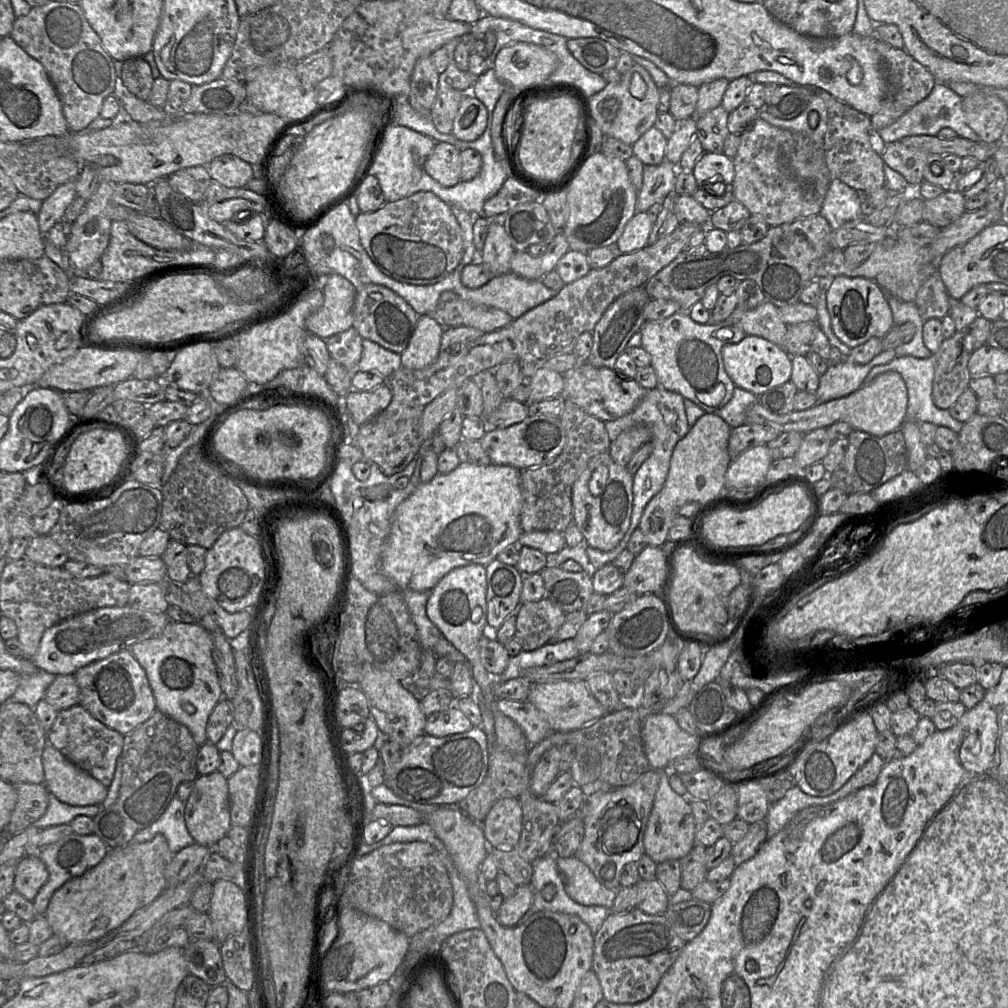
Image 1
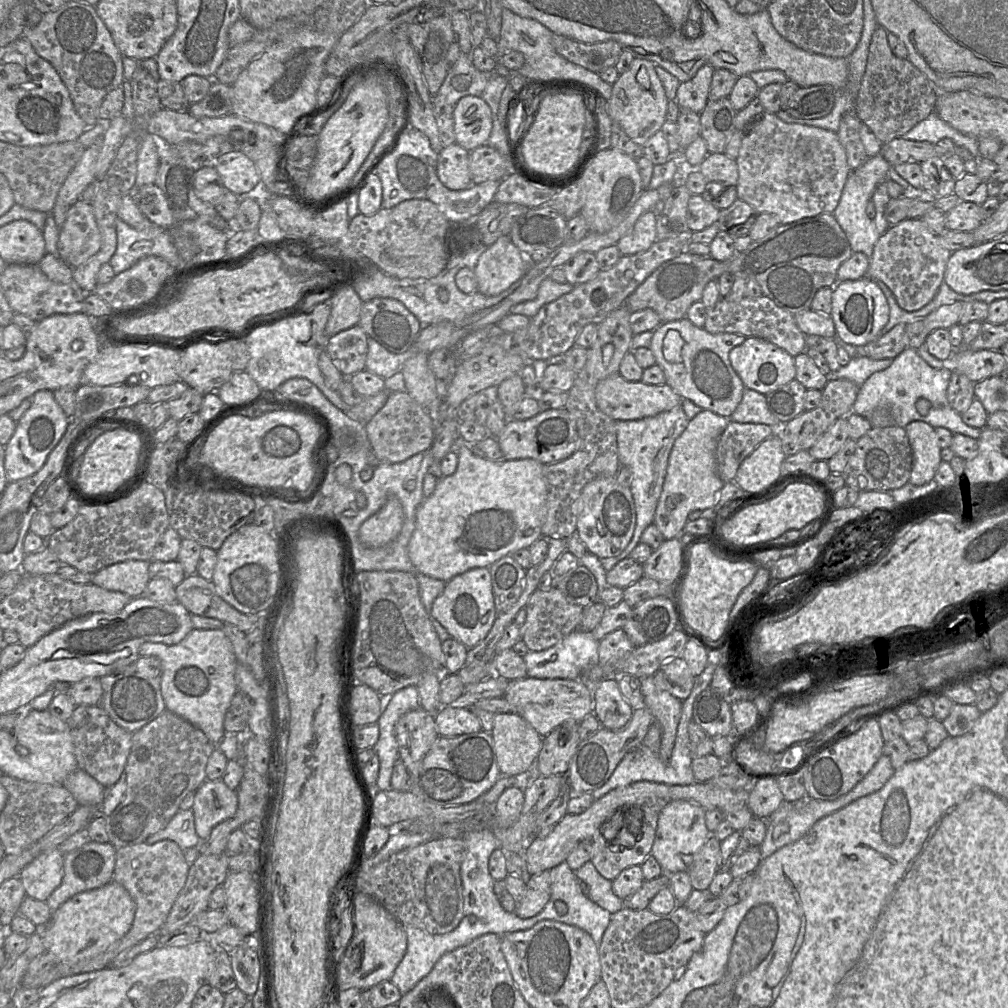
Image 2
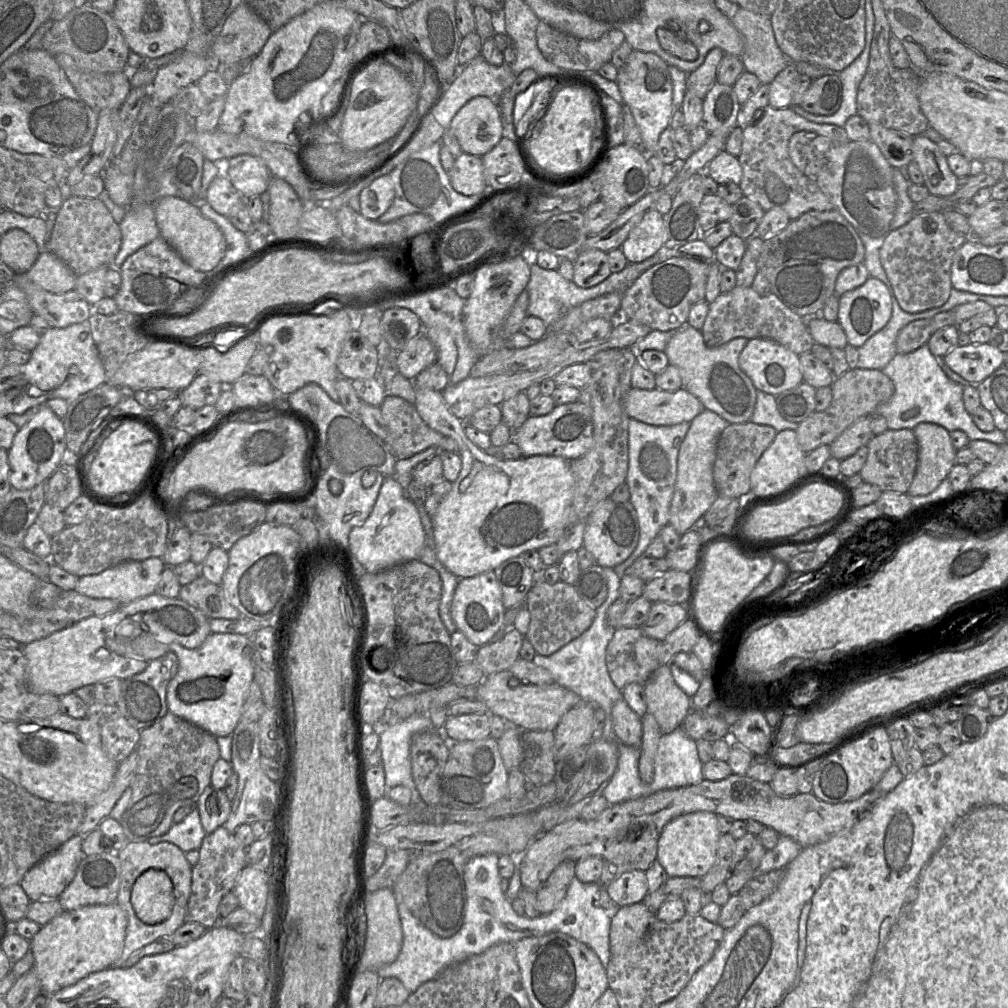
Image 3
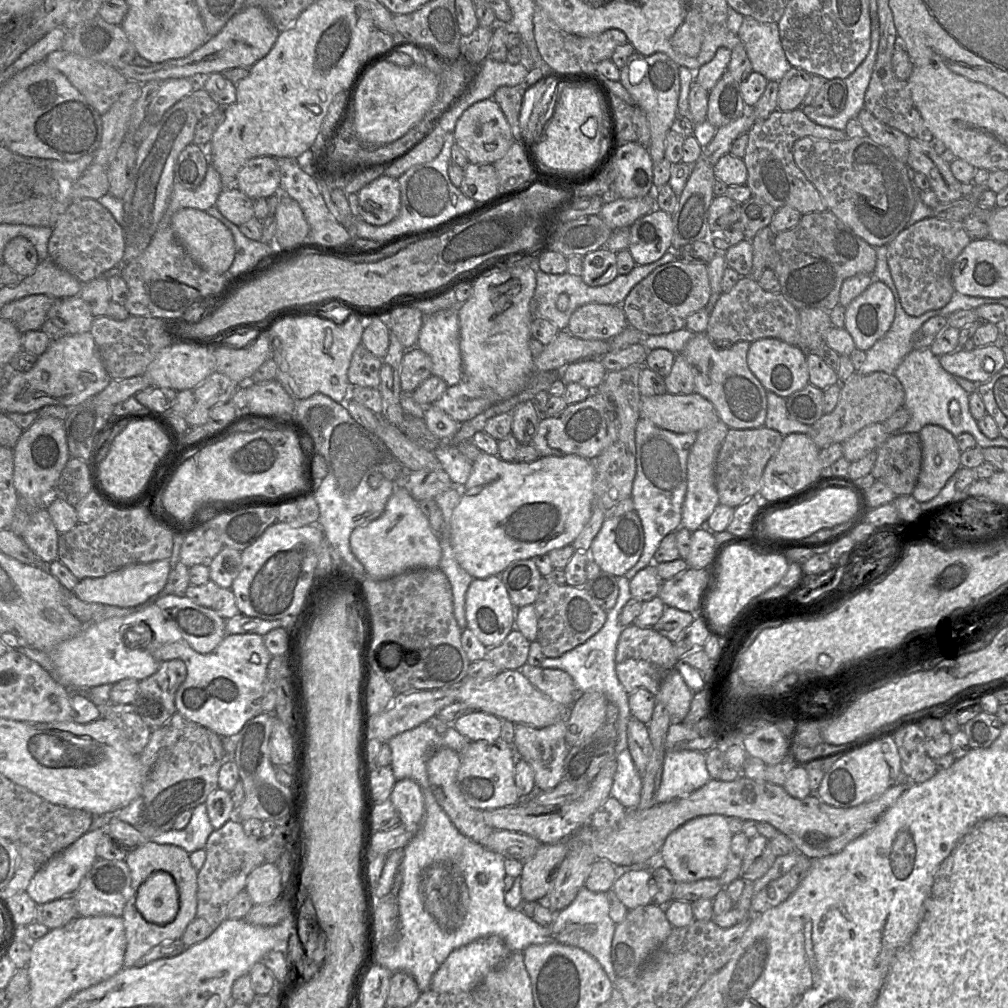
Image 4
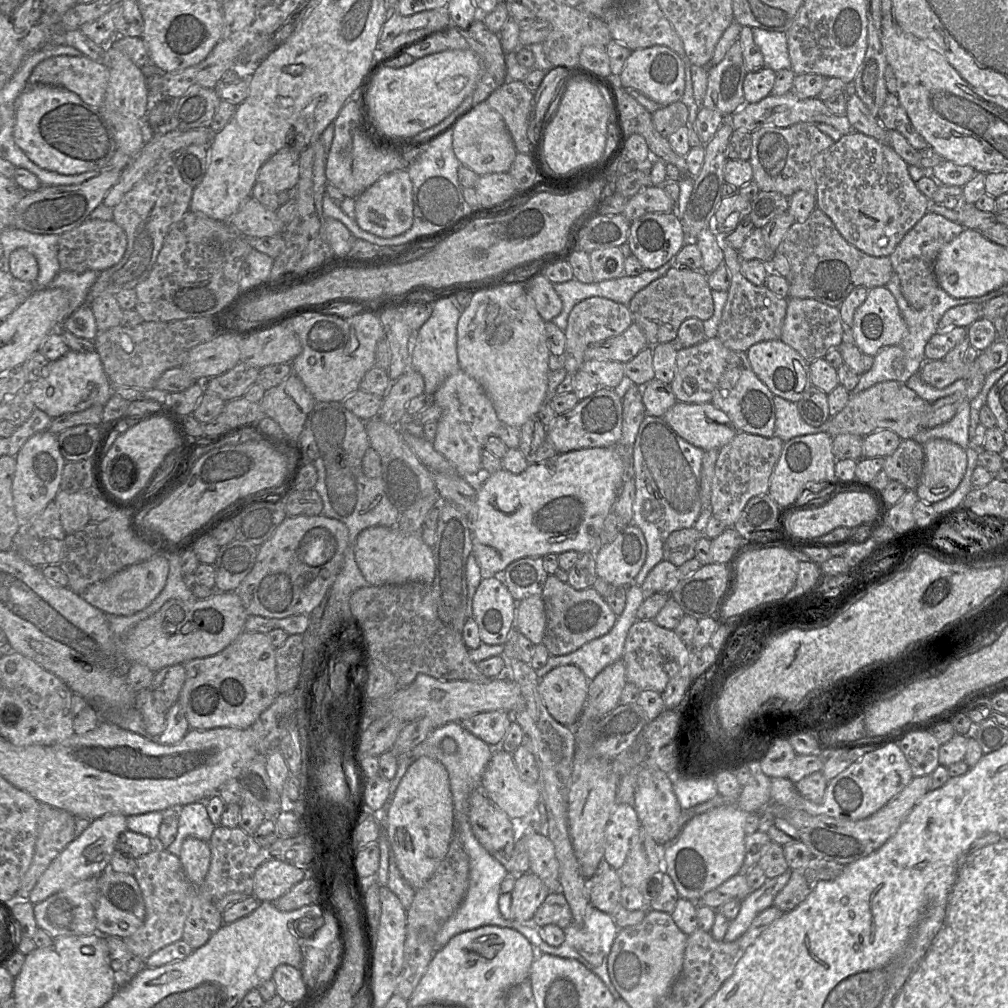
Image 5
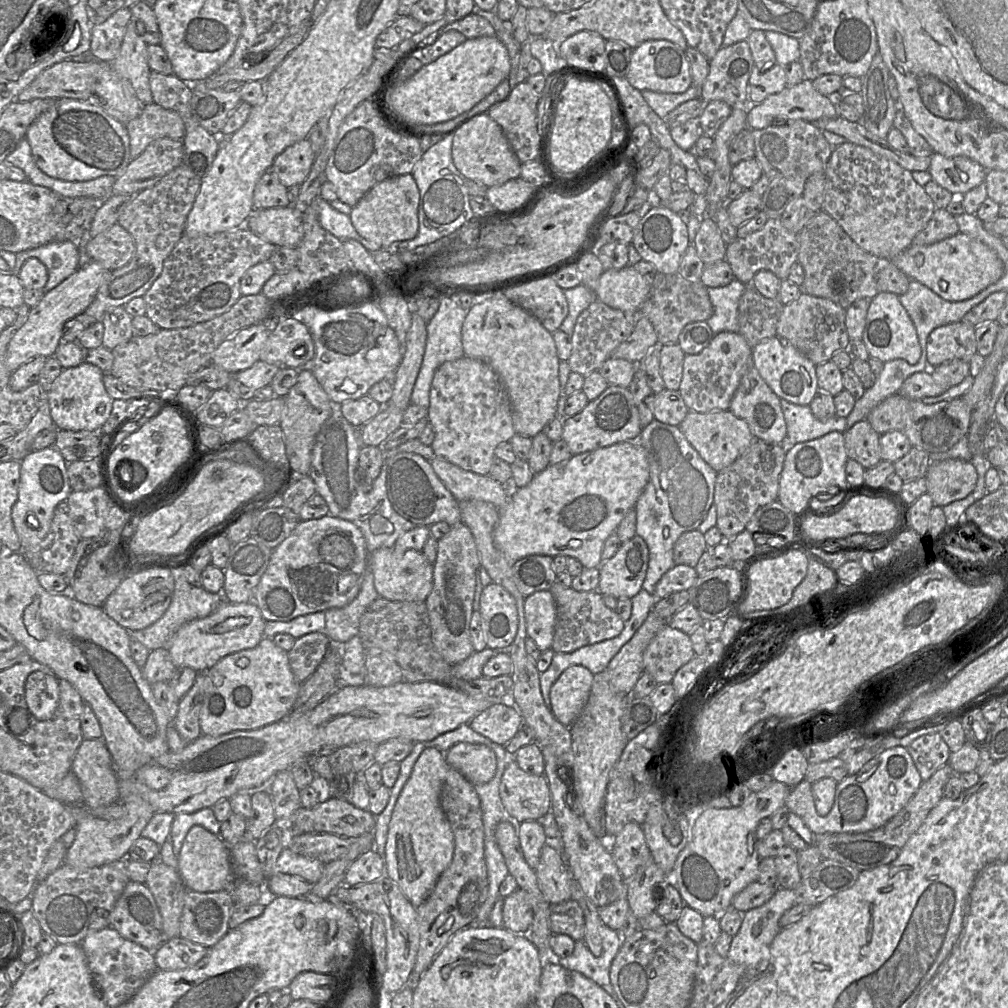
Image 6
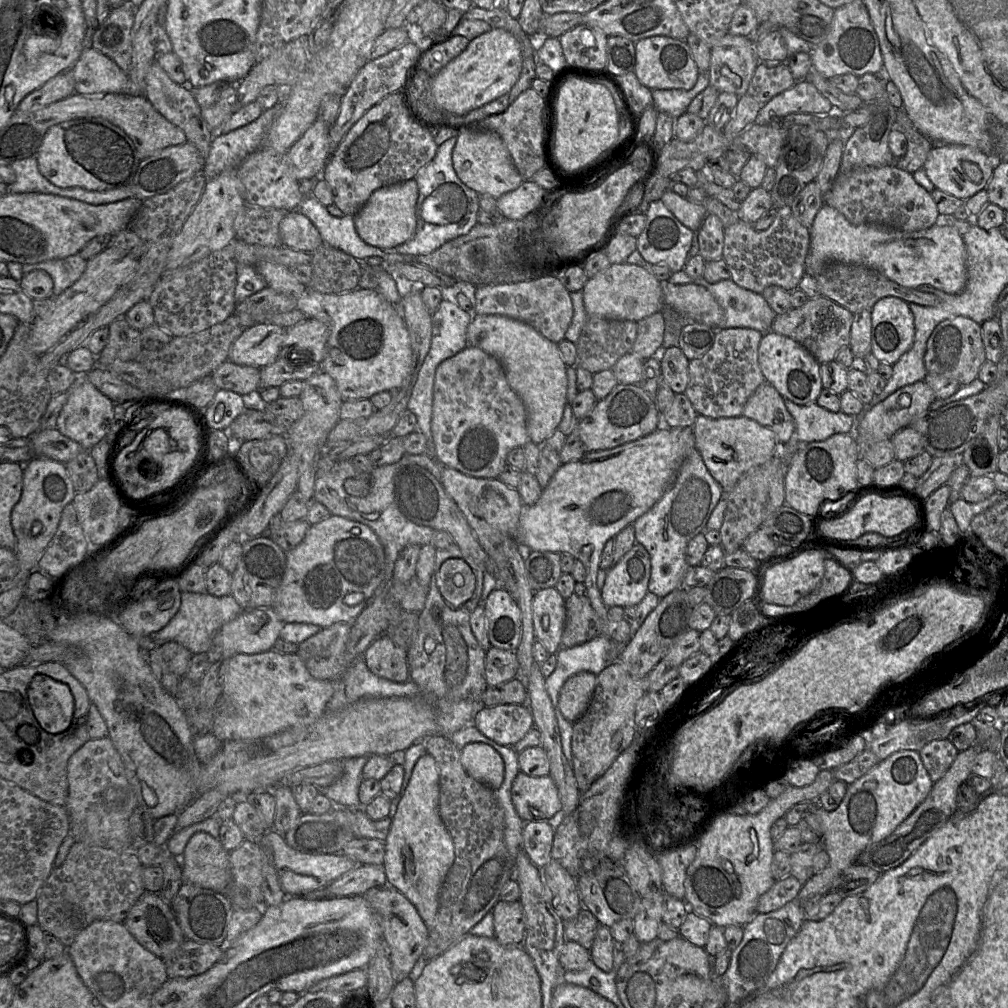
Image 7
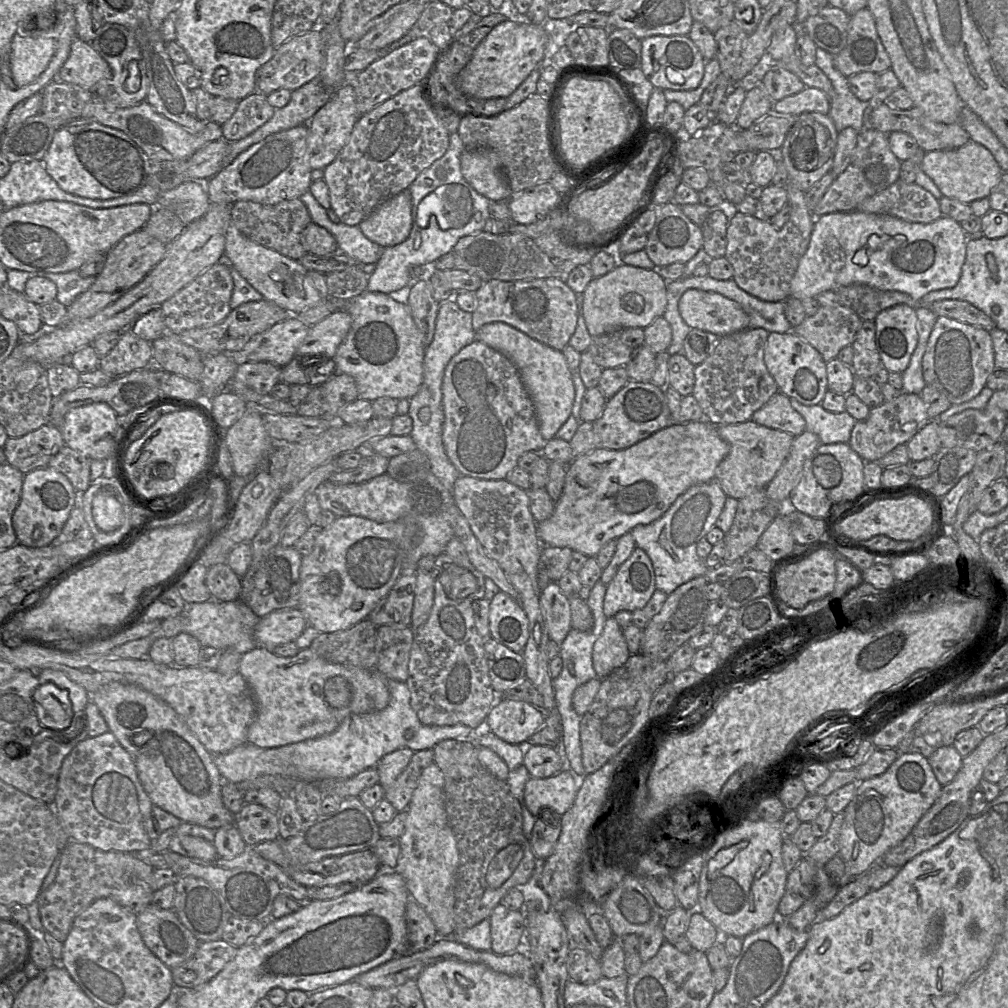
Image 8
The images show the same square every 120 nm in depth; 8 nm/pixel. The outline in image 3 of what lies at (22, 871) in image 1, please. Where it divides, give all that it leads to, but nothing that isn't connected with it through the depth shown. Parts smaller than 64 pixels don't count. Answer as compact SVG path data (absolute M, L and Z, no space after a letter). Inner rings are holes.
M74 835L24 875L20 884L30 901L59 898L86 856L82 850L84 836Z

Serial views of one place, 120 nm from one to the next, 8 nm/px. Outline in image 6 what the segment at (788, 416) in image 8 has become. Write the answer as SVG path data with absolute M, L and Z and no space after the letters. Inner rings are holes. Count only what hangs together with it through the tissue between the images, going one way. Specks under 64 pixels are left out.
M750 364L730 402L729 411L743 419L754 437L771 443L781 443L787 436L787 427L780 398L760 376L754 364Z

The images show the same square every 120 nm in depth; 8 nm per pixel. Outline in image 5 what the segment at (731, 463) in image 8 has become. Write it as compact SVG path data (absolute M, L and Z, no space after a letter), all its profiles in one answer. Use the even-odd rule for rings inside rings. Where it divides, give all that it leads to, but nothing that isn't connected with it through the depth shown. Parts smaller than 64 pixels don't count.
M677 401L662 418L680 437L704 451L721 449L738 432L726 413L711 402Z

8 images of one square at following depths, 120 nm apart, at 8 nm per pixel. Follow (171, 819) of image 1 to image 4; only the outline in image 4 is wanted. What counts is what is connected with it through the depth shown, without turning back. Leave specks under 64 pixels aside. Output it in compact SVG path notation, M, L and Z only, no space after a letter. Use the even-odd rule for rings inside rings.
M205 803L192 809L191 818L182 830L168 830L148 839L157 844L175 845L187 853L204 849L206 841L214 830L212 827Z

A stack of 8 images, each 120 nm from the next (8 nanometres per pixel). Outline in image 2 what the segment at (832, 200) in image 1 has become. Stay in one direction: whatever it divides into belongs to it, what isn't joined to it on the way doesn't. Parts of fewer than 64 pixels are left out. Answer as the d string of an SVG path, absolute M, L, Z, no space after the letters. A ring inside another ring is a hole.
M880 152L876 156L870 157L858 169L851 171L844 185L838 206L832 213L850 241L852 250L864 253L869 259L872 257L877 241L883 234L879 233L874 219L867 215L866 206L874 195L876 187L880 183L891 179L889 176L891 166Z

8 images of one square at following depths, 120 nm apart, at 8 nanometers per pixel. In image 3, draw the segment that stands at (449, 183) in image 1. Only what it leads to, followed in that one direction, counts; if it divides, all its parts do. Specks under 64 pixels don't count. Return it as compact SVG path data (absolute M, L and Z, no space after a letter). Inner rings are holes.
M463 152L455 159L448 177L453 189L465 196L481 195L488 189L484 178L482 158L479 156Z

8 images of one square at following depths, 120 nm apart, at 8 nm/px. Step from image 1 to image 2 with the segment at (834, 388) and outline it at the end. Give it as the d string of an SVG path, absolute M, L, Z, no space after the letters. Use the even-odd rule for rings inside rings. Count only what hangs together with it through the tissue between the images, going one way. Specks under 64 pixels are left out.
M856 356L847 365L841 366L837 371L830 371L826 376L828 381L846 379L861 386L872 374L888 368L892 361L891 358L873 360L866 356Z

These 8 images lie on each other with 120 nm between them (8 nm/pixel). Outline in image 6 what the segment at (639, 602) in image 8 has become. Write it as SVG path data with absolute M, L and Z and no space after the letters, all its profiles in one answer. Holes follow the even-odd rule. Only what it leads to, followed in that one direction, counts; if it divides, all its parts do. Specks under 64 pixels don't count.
M639 535L620 544L616 554L599 566L598 591L615 598L637 595L642 588L649 563L649 550Z

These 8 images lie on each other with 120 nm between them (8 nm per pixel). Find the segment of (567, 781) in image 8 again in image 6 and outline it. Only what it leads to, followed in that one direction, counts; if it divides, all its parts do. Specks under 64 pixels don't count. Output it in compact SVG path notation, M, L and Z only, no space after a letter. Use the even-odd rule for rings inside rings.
M513 758L502 775L499 794L507 813L520 823L540 821L551 811L546 776L523 771Z

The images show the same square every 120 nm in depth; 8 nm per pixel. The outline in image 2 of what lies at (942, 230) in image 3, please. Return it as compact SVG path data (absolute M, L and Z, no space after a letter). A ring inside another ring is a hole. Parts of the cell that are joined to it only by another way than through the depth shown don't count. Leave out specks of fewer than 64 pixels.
M907 219L892 226L877 241L866 277L880 280L887 285L898 305L905 311L917 311L937 295L944 282L944 273L952 254L921 219Z

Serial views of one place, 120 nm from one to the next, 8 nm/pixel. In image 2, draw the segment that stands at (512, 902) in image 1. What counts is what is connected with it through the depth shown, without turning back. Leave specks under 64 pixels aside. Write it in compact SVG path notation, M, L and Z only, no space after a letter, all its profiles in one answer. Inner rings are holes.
M550 870L530 875L524 881L525 894L520 903L517 903L514 913L522 919L527 919L537 915L550 900L552 883Z

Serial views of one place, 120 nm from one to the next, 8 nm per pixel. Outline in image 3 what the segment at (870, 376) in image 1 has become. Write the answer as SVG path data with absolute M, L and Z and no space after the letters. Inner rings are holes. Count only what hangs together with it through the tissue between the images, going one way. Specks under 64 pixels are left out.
M927 344L911 353L897 354L881 371L895 386L891 399L876 409L876 414L885 418L889 430L913 430L918 424L926 422L937 424L948 432L961 430L970 440L984 440L997 445L1007 443L1003 431L995 429L983 432L975 425L972 416L964 407L963 386L947 377ZM913 407L918 407L918 414L911 419L903 420L902 414Z

